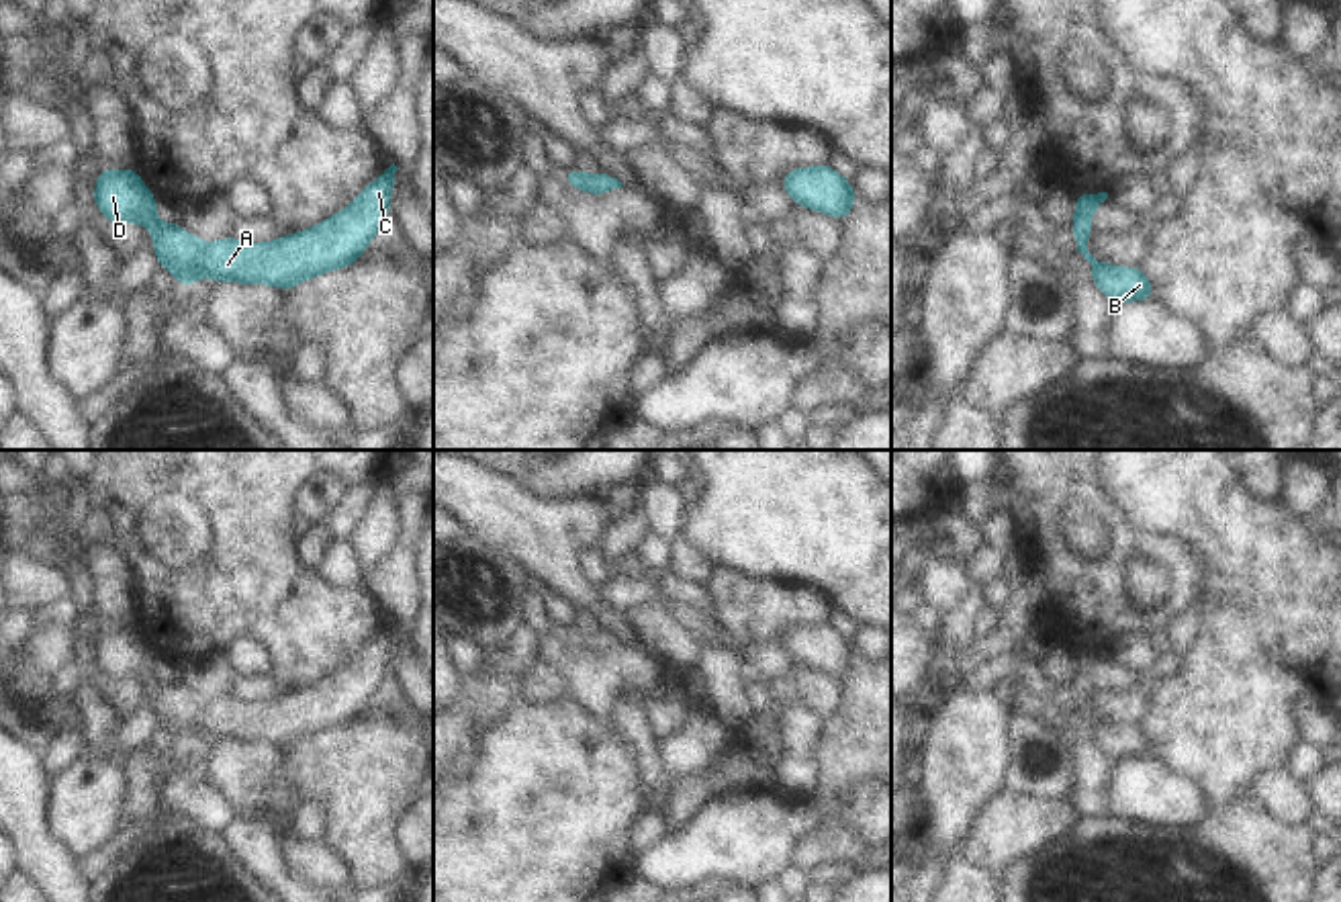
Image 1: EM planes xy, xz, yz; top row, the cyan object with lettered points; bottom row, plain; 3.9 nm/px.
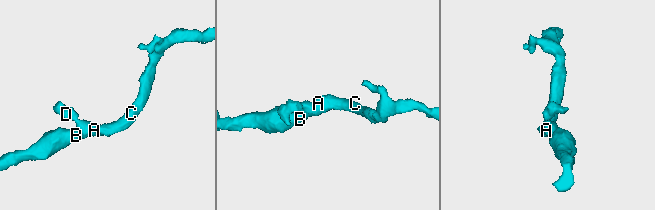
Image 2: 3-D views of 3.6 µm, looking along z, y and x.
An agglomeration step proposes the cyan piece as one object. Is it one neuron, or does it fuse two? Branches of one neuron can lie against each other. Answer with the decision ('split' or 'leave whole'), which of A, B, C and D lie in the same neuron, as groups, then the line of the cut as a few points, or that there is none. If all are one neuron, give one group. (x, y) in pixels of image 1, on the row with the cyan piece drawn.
leave whole; A B C D; no cut

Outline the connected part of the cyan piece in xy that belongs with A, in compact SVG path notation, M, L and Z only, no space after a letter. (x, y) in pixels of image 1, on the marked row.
M390 164L345 211L272 243L245 243L229 235L204 243L176 223L157 221L157 198L137 170L104 168L92 198L108 223L145 223L159 266L184 288L209 276L217 282L276 284L288 292L303 280L345 268L360 258L388 215L397 170L401 168Z

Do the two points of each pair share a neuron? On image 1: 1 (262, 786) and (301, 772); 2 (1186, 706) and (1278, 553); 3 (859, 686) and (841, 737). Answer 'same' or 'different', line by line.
1: different
2: same
3: same

